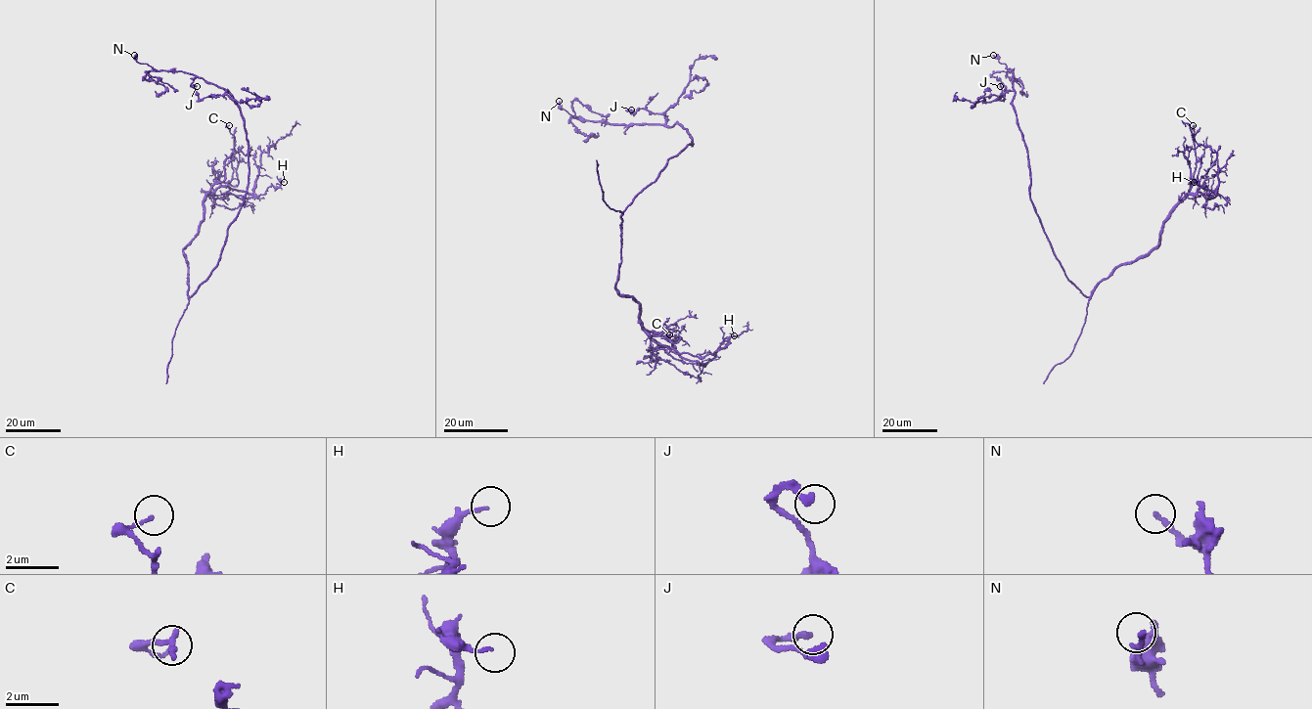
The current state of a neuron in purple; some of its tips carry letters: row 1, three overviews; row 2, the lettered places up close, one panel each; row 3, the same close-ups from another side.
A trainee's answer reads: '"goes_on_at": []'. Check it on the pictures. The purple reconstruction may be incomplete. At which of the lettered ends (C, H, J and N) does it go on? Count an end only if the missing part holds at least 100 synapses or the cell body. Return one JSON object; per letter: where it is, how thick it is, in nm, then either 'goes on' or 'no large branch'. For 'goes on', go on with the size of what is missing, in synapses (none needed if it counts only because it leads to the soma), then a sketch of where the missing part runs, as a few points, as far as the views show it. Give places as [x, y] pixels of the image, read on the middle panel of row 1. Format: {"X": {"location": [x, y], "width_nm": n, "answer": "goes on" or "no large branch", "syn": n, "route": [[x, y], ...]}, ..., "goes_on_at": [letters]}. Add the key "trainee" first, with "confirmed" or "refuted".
{"trainee": "confirmed", "C": {"location": [669, 334], "width_nm": 130, "answer": "no large branch"}, "H": {"location": [734, 335], "width_nm": 90, "answer": "no large branch"}, "J": {"location": [631, 110], "width_nm": 240, "answer": "no large branch"}, "N": {"location": [559, 101], "width_nm": 200, "answer": "no large branch"}, "goes_on_at": []}

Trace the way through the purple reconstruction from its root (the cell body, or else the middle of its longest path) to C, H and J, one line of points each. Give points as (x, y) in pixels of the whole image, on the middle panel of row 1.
C: (644, 188), (621, 215), (616, 290), (639, 305), (639, 322), (648, 331), (673, 343), (681, 338), (669, 334)
H: (644, 188), (621, 215), (616, 290), (639, 304), (645, 332), (677, 353), (704, 357), (723, 348), (734, 335)
J: (644, 188), (692, 140), (681, 124), (668, 126), (660, 113), (631, 110)

